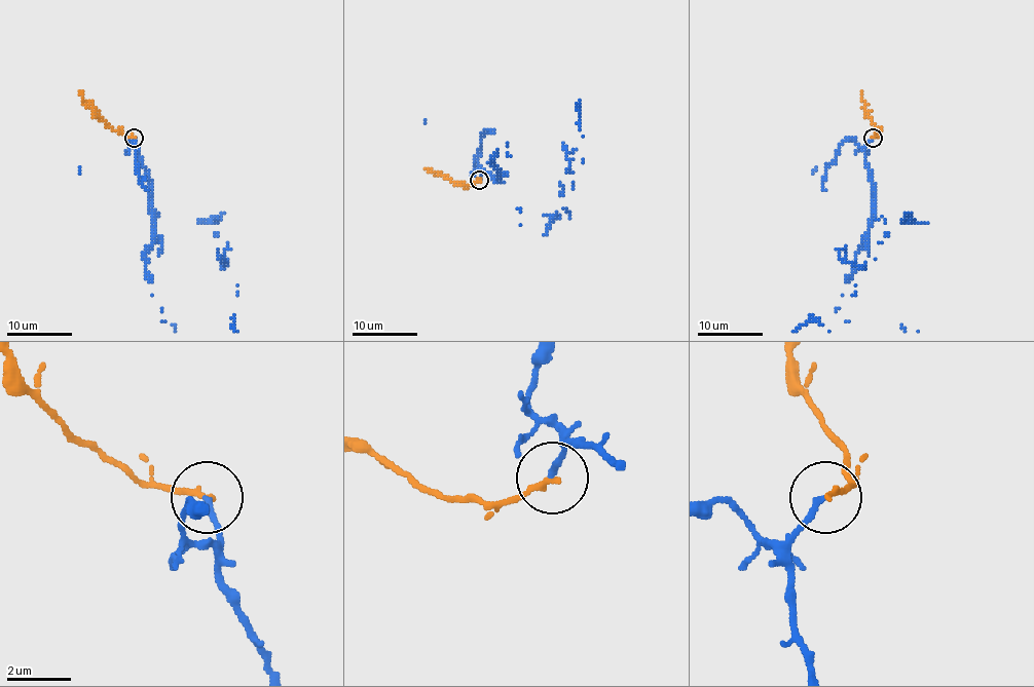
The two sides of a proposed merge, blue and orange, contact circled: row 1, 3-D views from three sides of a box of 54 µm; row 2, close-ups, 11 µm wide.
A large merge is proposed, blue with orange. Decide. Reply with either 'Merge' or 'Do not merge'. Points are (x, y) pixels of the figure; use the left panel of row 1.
Merge

